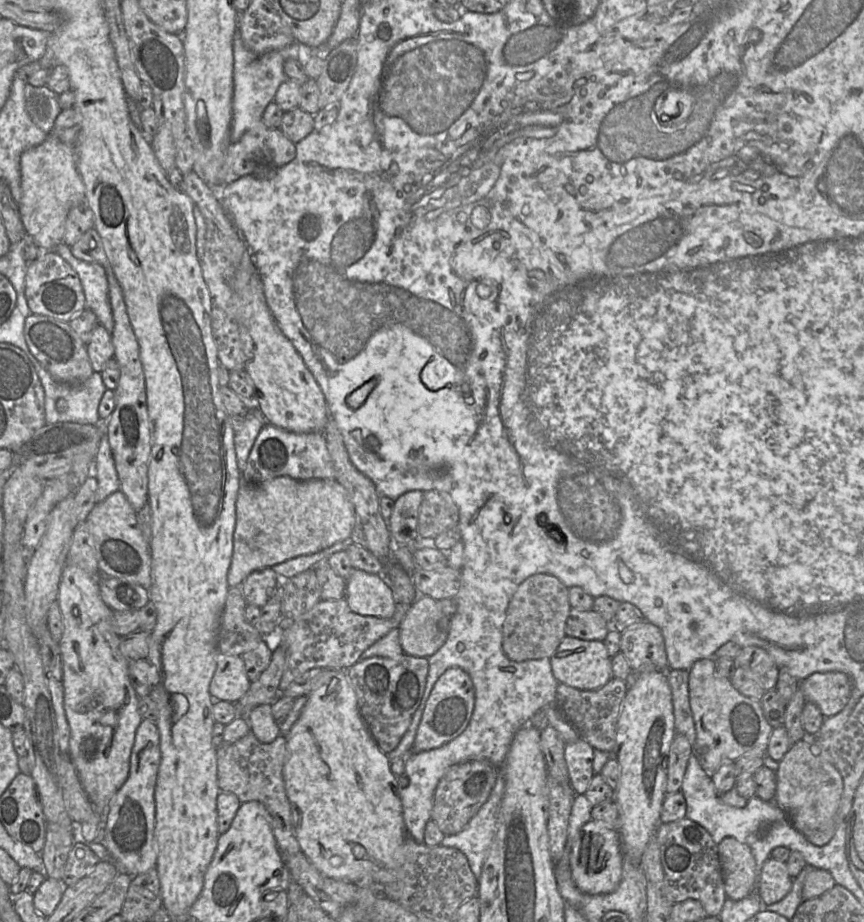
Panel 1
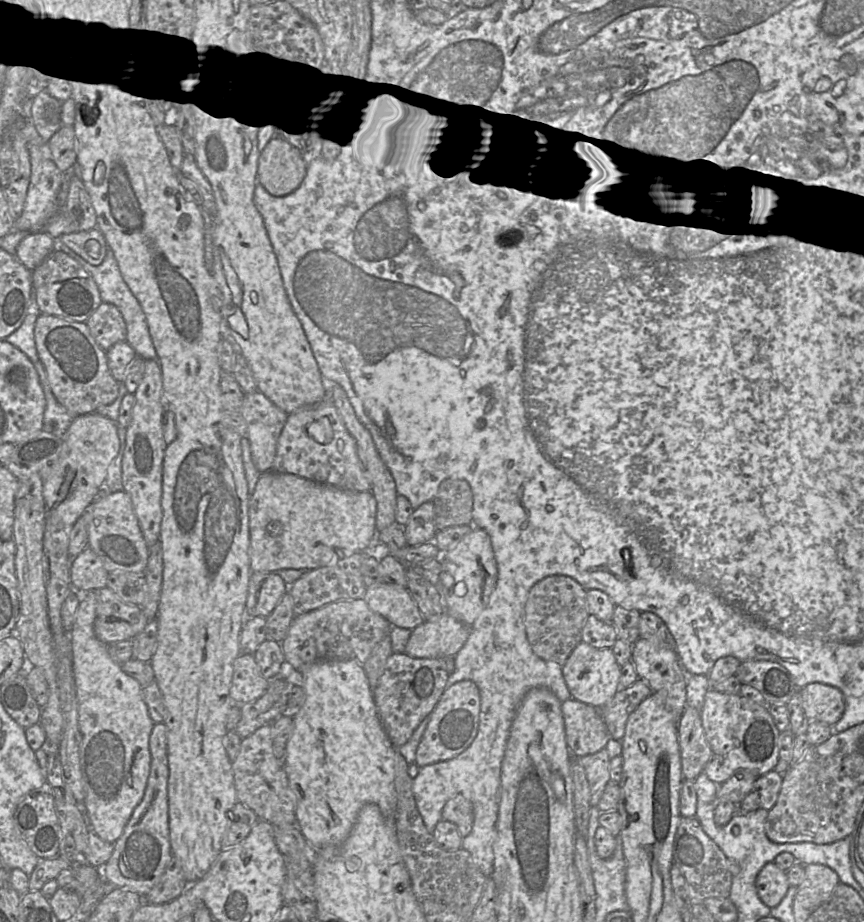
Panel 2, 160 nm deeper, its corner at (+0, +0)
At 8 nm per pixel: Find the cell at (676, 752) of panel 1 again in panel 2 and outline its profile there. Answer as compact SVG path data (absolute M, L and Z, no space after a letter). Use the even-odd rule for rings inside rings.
M685 707L677 721L677 736L683 779L694 781L712 756L699 710Z

